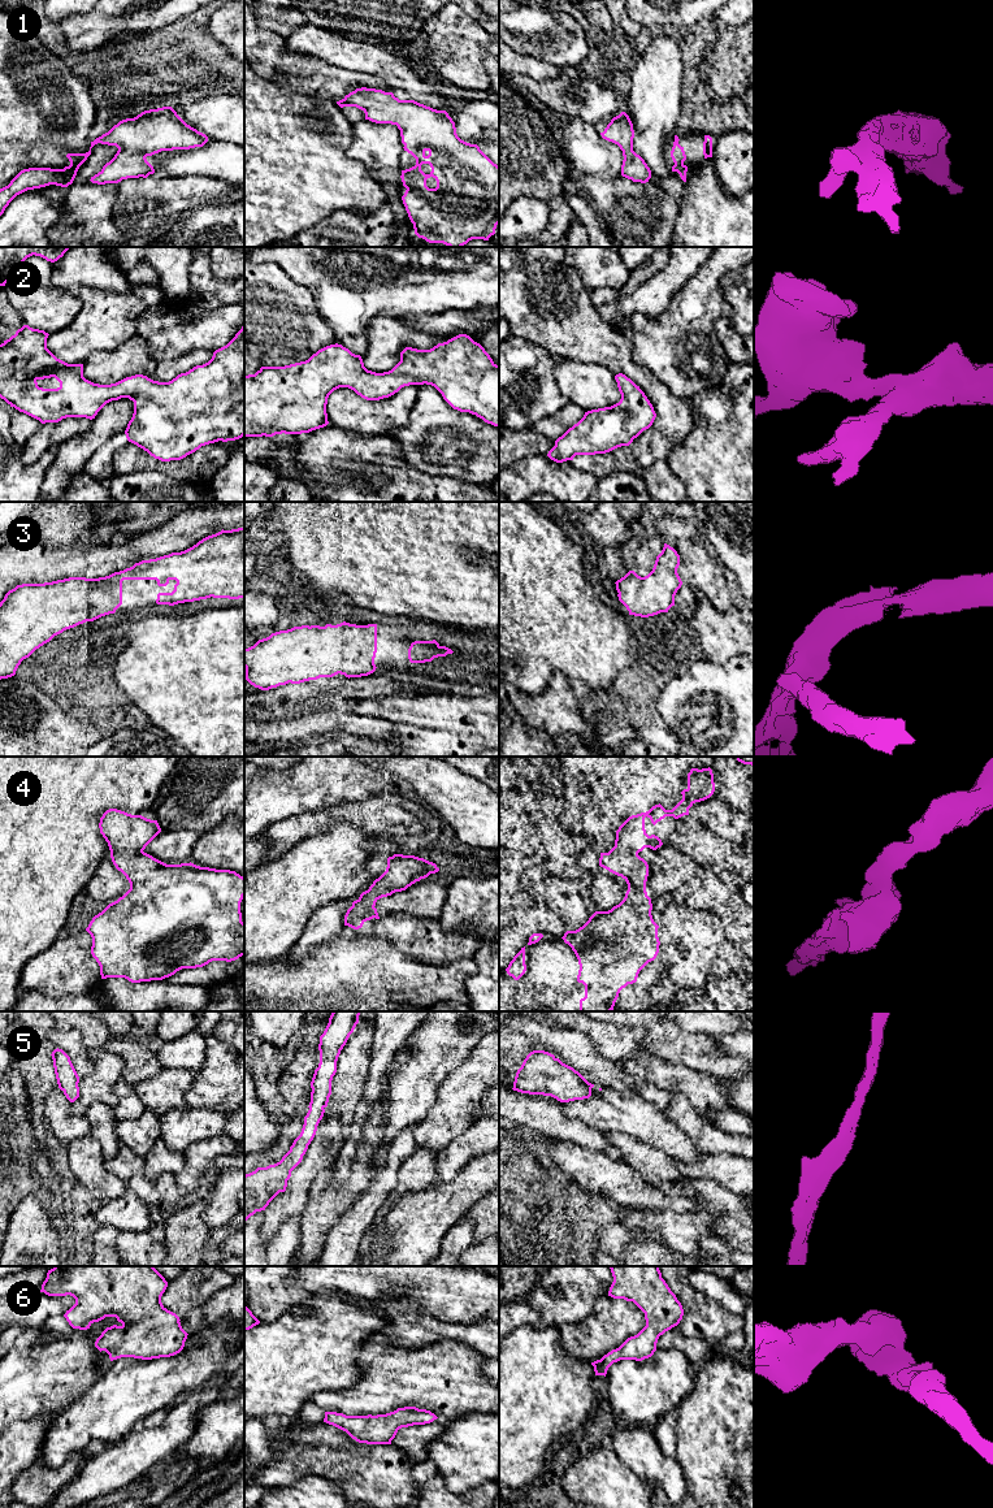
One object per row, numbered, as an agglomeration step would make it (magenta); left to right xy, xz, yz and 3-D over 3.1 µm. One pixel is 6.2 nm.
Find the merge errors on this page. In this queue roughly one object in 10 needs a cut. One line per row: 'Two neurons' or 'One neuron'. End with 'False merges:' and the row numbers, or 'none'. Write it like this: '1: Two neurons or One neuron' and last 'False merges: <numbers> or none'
1: One neuron
2: One neuron
3: One neuron
4: One neuron
5: One neuron
6: One neuron
False merges: none

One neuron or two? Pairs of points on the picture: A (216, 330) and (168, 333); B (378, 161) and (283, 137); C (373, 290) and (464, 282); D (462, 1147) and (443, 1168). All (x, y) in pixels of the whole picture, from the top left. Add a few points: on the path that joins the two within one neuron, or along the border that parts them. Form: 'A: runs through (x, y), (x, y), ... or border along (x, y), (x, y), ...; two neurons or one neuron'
A: runs through (204, 330), (180, 330); one neuron
B: border along (351, 125), (352, 139), (346, 154), (368, 169); two neurons
C: runs through (395, 284), (442, 282); one neuron
D: runs through (459, 1152), (449, 1162); one neuron

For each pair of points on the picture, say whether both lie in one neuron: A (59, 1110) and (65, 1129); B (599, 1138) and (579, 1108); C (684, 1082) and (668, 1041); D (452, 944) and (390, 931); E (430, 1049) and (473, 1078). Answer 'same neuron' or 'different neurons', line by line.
A: same neuron
B: different neurons
C: different neurons
D: same neuron
E: different neurons

